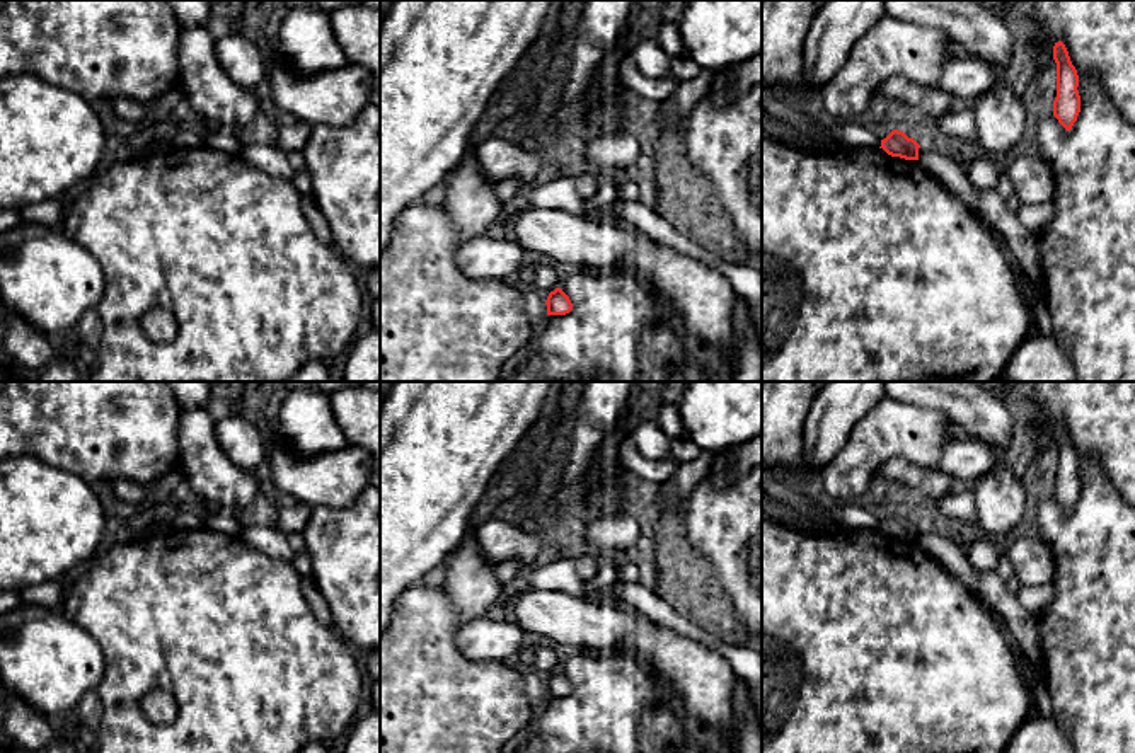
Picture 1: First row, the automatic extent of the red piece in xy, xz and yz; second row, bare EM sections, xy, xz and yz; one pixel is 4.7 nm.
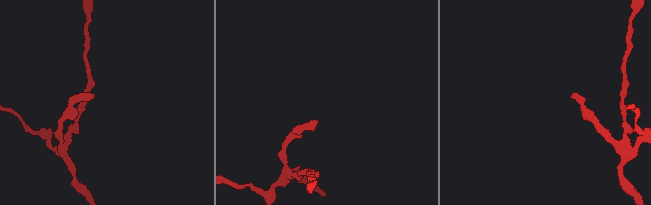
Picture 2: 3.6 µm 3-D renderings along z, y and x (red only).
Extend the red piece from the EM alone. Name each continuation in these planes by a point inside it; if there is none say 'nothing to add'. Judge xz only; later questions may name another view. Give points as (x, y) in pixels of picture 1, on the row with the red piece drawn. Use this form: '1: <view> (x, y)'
nothing to add

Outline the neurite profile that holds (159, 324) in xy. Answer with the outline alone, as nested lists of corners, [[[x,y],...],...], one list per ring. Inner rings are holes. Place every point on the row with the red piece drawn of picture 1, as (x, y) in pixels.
[[[150,308],[141,317],[140,325],[153,341],[172,341],[177,336],[177,320],[165,308]]]

